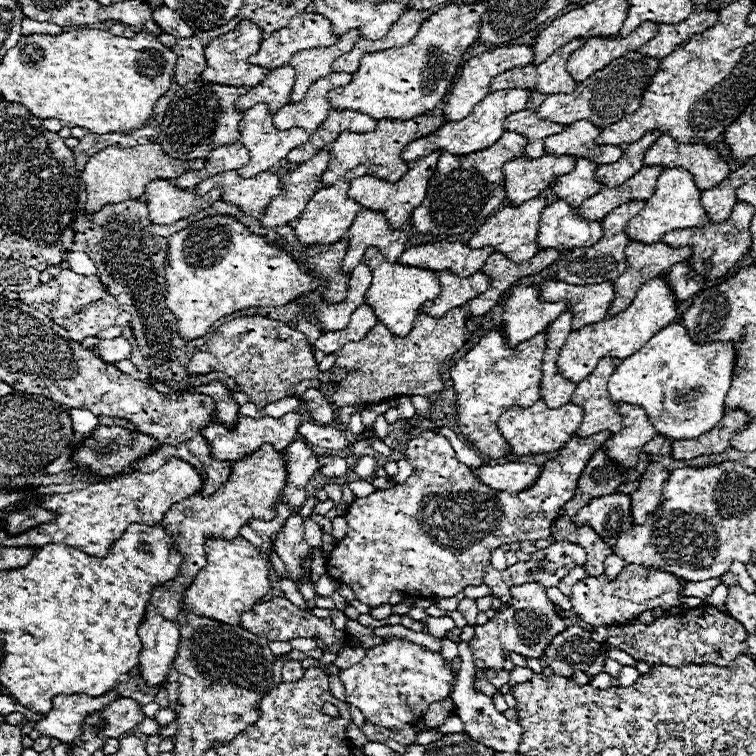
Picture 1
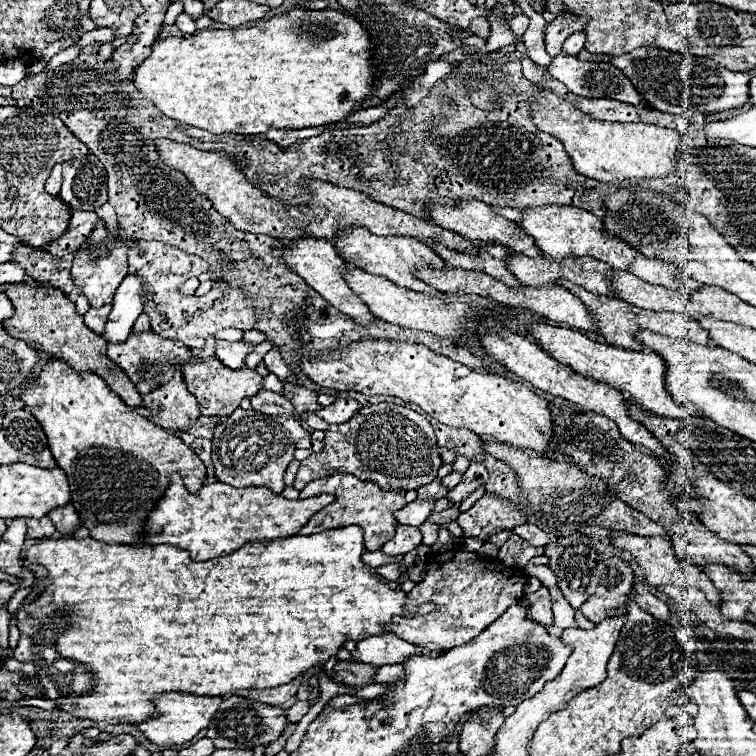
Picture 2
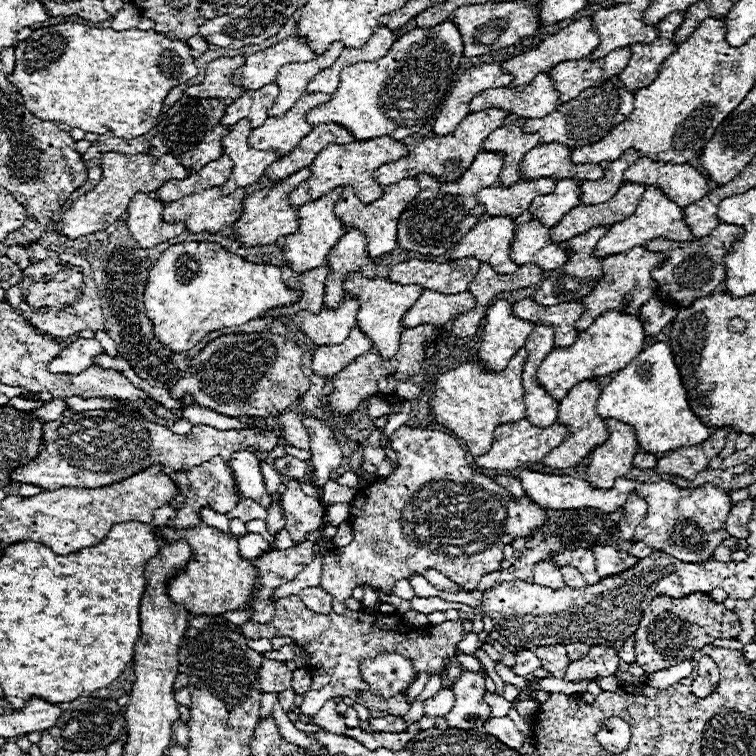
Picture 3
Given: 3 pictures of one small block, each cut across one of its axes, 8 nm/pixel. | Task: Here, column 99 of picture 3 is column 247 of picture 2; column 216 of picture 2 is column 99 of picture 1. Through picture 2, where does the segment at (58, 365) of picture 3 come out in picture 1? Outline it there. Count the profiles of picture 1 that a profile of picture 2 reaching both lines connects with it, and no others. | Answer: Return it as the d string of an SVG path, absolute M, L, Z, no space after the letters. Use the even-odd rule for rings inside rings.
M122 336L112 338L112 340L98 340L98 344L94 348L90 348L100 360L104 360L106 364L114 364L120 360L126 360L128 354L132 352L132 346L128 344L128 340L124 340Z

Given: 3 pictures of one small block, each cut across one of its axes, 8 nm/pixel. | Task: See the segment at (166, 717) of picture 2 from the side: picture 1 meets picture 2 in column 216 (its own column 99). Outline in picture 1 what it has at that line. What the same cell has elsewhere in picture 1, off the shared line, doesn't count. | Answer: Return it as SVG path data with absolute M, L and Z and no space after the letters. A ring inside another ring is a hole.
M114 690L100 696L56 696L52 698L52 710L46 712L40 720L36 720L34 730L38 730L42 736L58 738L62 742L70 742L78 738L82 730L82 720L96 710L102 710L108 702L114 702L120 698Z

